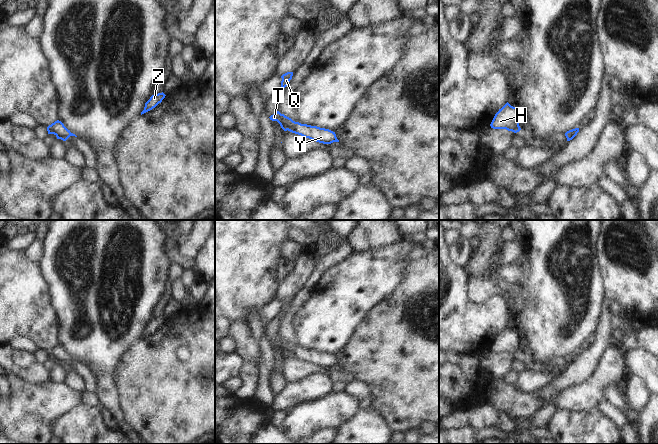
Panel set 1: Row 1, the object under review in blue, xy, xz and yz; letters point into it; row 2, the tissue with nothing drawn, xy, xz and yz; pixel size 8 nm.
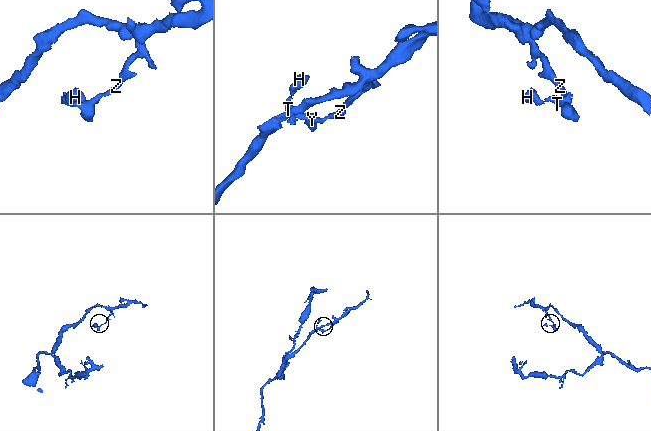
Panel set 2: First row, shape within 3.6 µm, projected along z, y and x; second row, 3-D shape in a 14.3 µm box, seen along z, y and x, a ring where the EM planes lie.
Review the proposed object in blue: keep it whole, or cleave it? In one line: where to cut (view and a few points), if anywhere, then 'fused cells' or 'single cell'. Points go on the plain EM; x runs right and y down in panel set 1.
no cut; single cell

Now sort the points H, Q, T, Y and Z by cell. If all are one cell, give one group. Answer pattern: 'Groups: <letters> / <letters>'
Groups: H Q T Y Z

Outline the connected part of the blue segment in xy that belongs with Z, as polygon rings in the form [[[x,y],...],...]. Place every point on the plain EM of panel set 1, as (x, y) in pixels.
[[[163,316],[152,319],[150,323],[145,327],[145,331],[144,334],[141,336],[141,339],[155,332],[159,327],[162,326],[165,320],[166,319]]]

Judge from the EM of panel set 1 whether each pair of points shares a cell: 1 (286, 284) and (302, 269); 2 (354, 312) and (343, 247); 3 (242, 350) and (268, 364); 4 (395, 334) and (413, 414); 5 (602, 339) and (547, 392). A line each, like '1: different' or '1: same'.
1: same
2: different
3: different
4: same
5: same

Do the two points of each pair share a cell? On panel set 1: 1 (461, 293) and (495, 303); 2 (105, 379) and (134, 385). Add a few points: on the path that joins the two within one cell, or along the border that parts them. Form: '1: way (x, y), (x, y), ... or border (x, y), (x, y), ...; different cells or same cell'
1: way (465, 303), (471, 309), (485, 309); same cell
2: border (121, 358), (115, 377), (117, 403); different cells

